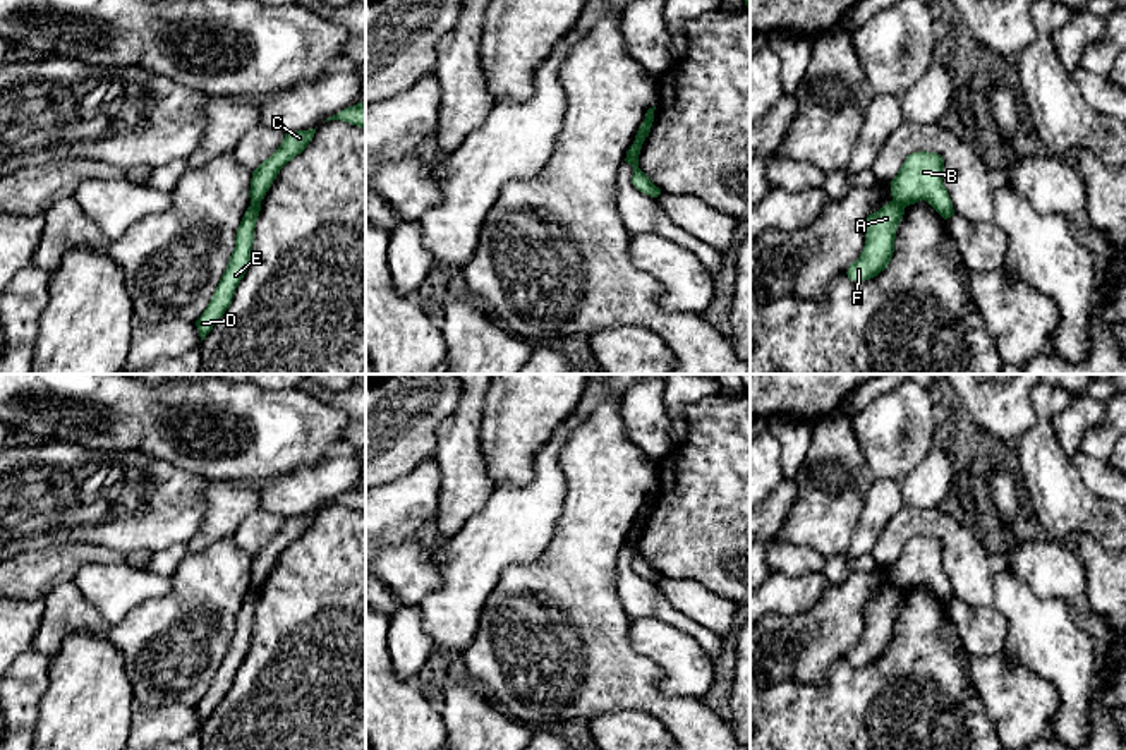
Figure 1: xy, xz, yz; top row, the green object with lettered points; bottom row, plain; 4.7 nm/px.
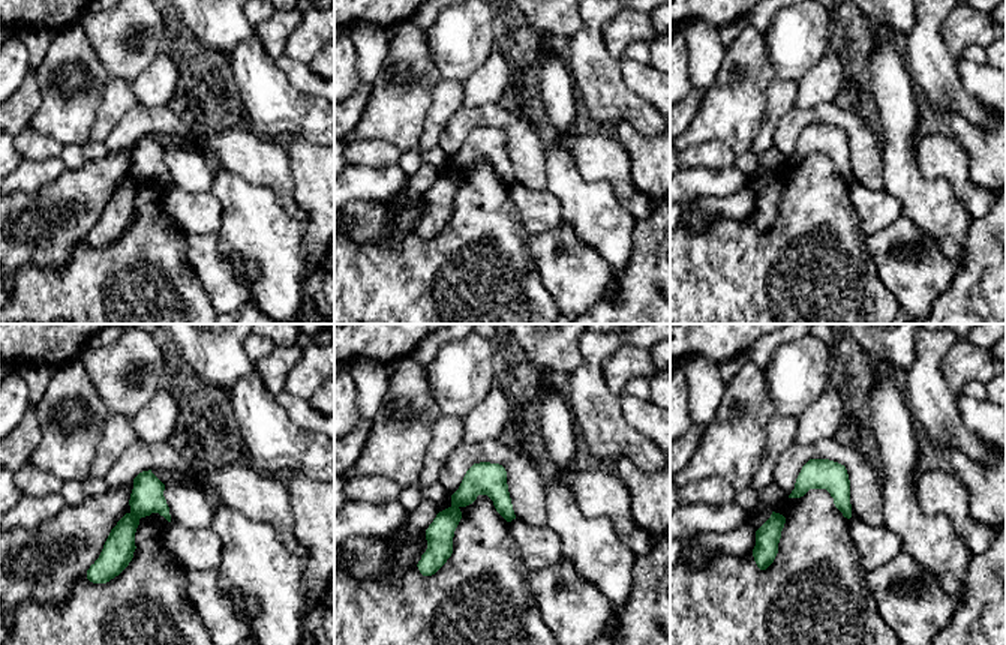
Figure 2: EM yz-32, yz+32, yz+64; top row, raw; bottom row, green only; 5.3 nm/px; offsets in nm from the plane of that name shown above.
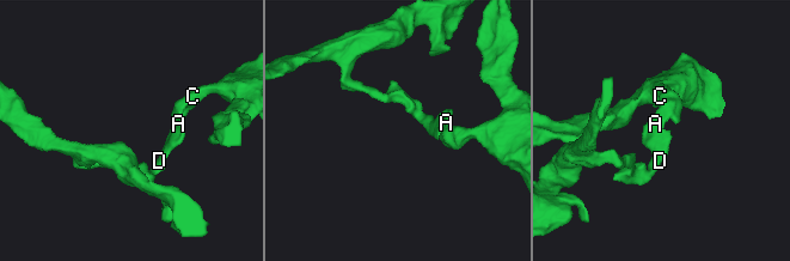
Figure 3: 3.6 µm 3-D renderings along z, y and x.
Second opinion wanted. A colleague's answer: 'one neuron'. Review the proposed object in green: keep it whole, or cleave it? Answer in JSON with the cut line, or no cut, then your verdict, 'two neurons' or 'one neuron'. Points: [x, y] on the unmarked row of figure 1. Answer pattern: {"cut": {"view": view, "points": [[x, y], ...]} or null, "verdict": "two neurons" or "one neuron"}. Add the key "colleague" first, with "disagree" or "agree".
{"colleague": "disagree", "cut": {"view": "yz", "points": [[893, 584], [903, 592]]}, "verdict": "two neurons"}

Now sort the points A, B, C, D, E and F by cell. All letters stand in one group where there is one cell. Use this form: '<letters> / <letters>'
A D E F / B C

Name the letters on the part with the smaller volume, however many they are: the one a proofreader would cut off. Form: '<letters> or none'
A, D, E, F

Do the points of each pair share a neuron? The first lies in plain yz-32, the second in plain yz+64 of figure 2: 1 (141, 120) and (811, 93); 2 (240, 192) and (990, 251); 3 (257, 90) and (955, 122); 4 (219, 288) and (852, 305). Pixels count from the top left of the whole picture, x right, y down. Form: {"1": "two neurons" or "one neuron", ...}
{"1": "two neurons", "2": "two neurons", "3": "two neurons", "4": "two neurons"}

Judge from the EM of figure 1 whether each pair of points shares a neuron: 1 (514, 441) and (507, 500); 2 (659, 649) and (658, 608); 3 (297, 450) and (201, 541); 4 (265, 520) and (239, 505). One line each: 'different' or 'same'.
1: different
2: different
3: different
4: different

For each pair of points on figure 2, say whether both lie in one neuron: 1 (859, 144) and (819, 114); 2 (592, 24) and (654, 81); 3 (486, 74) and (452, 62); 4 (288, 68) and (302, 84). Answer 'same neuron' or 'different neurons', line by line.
1: same neuron
2: different neurons
3: different neurons
4: same neuron

